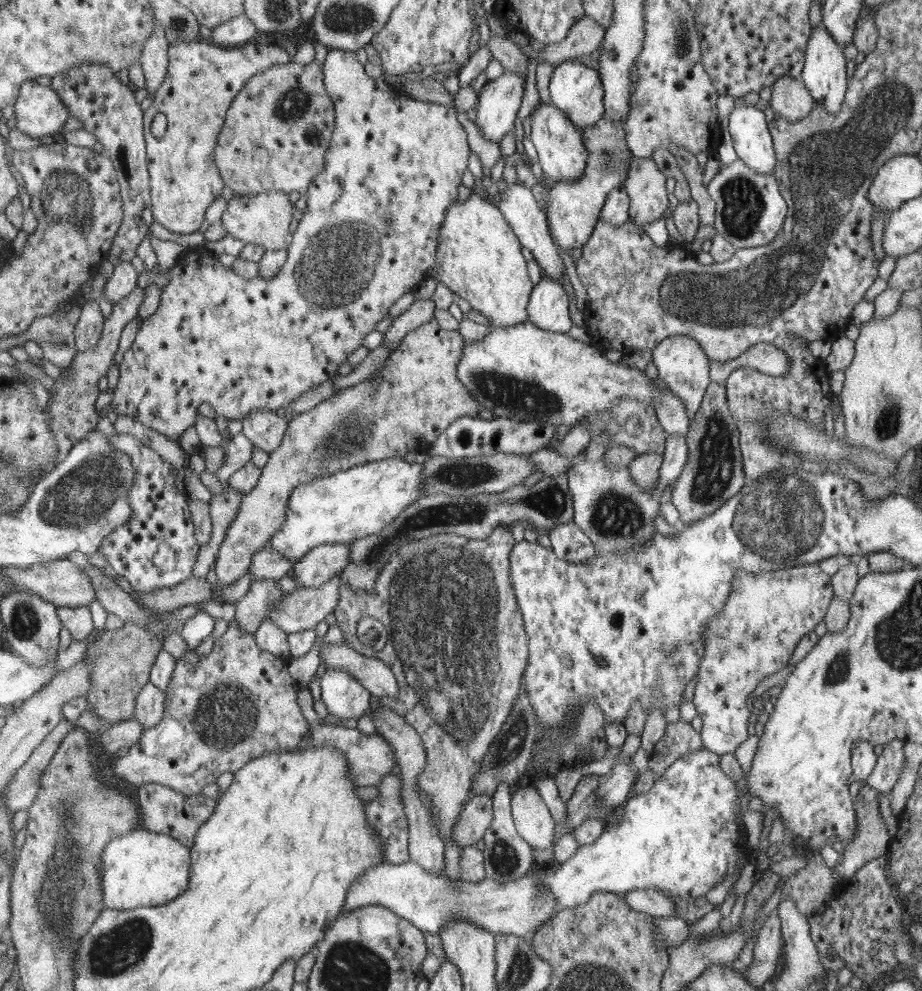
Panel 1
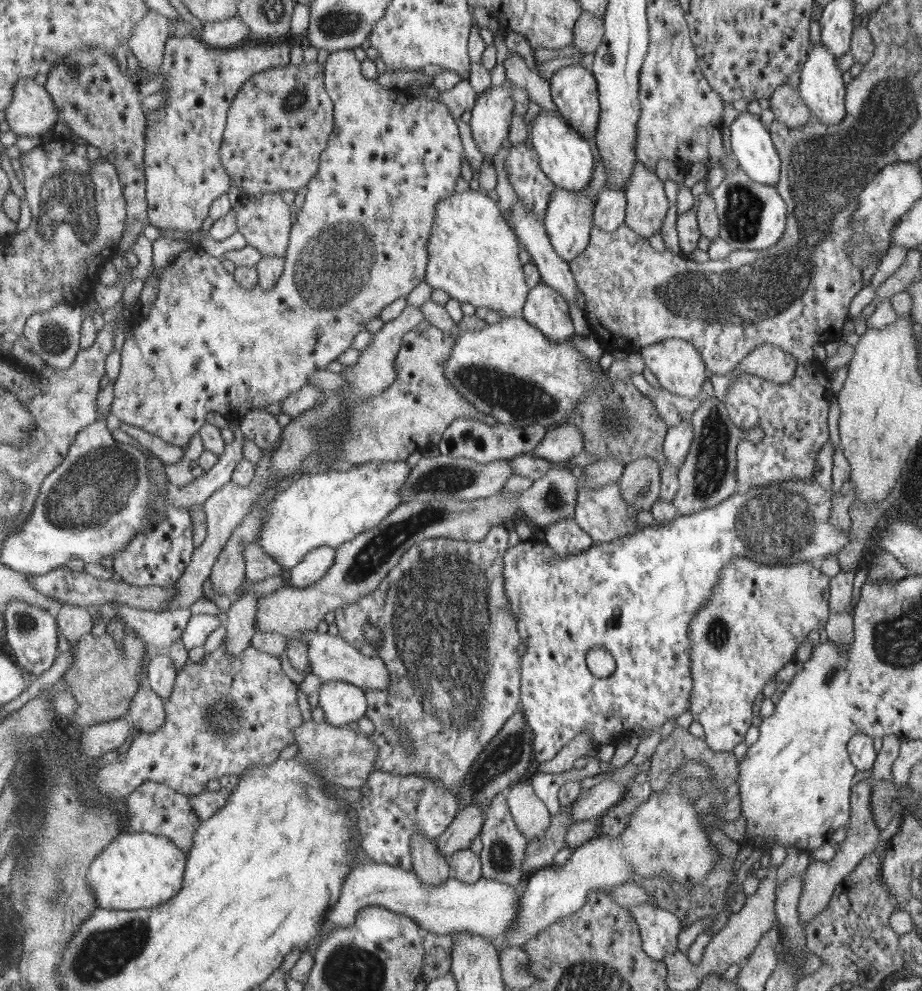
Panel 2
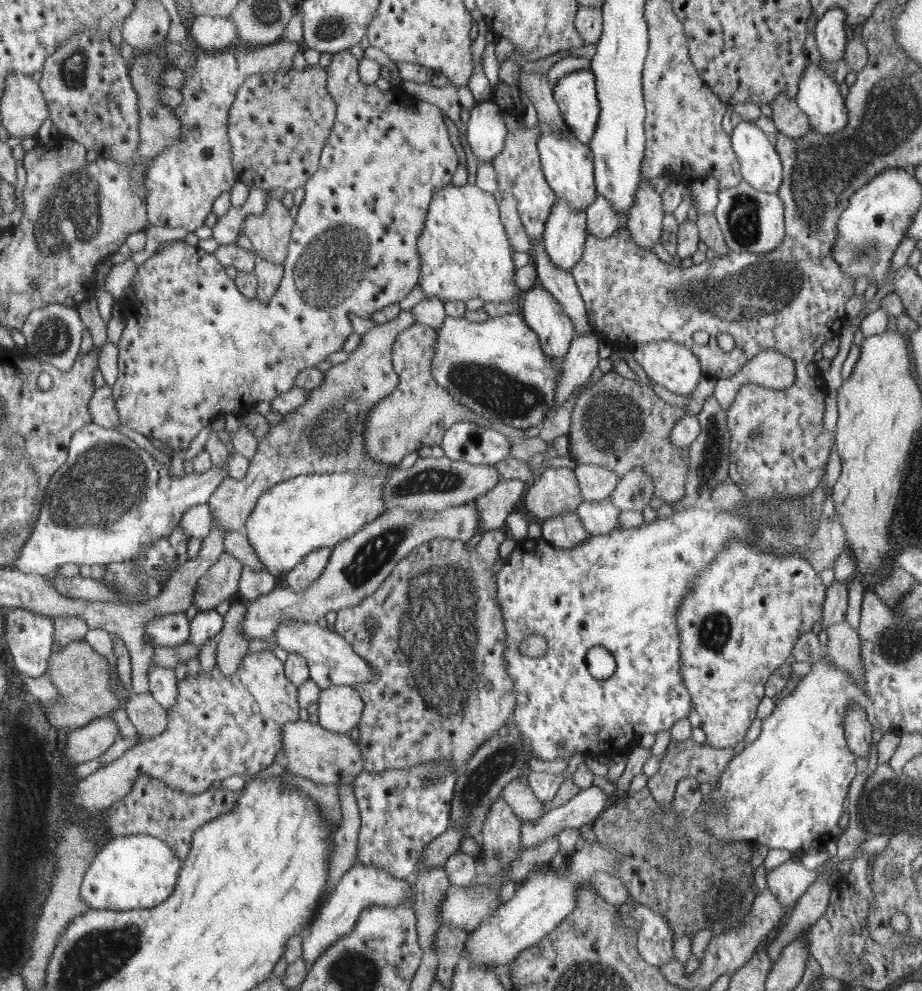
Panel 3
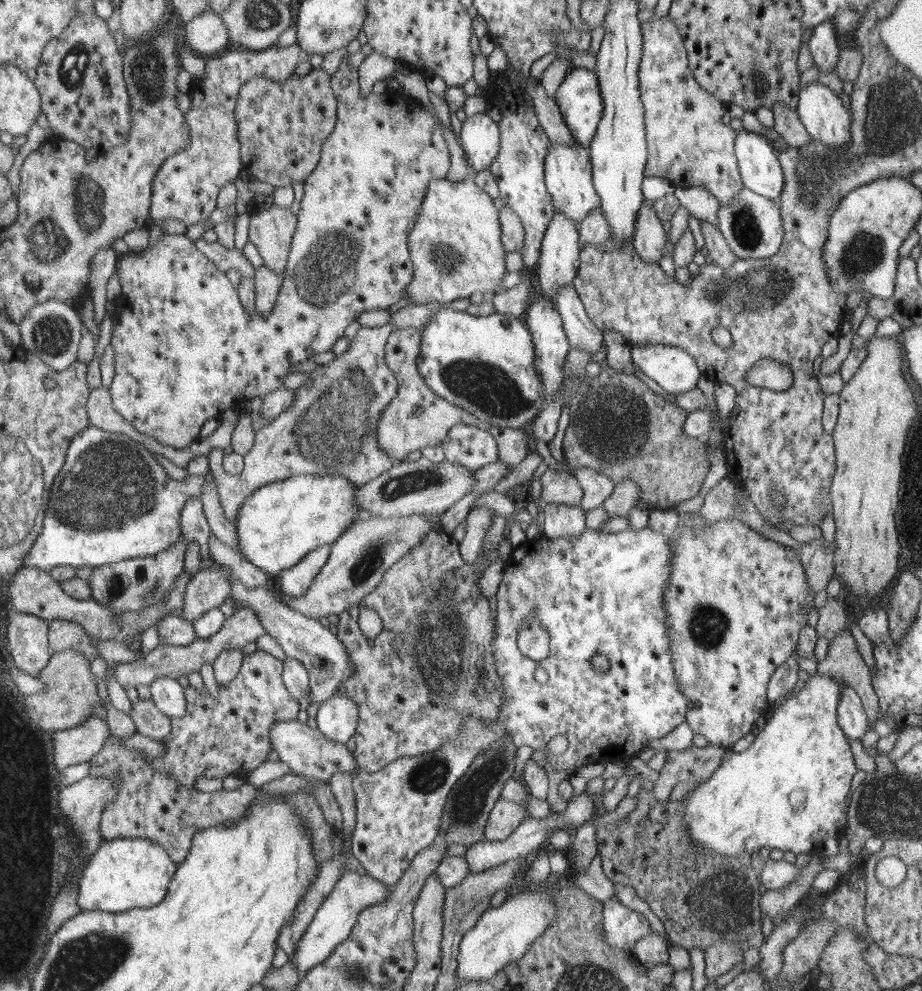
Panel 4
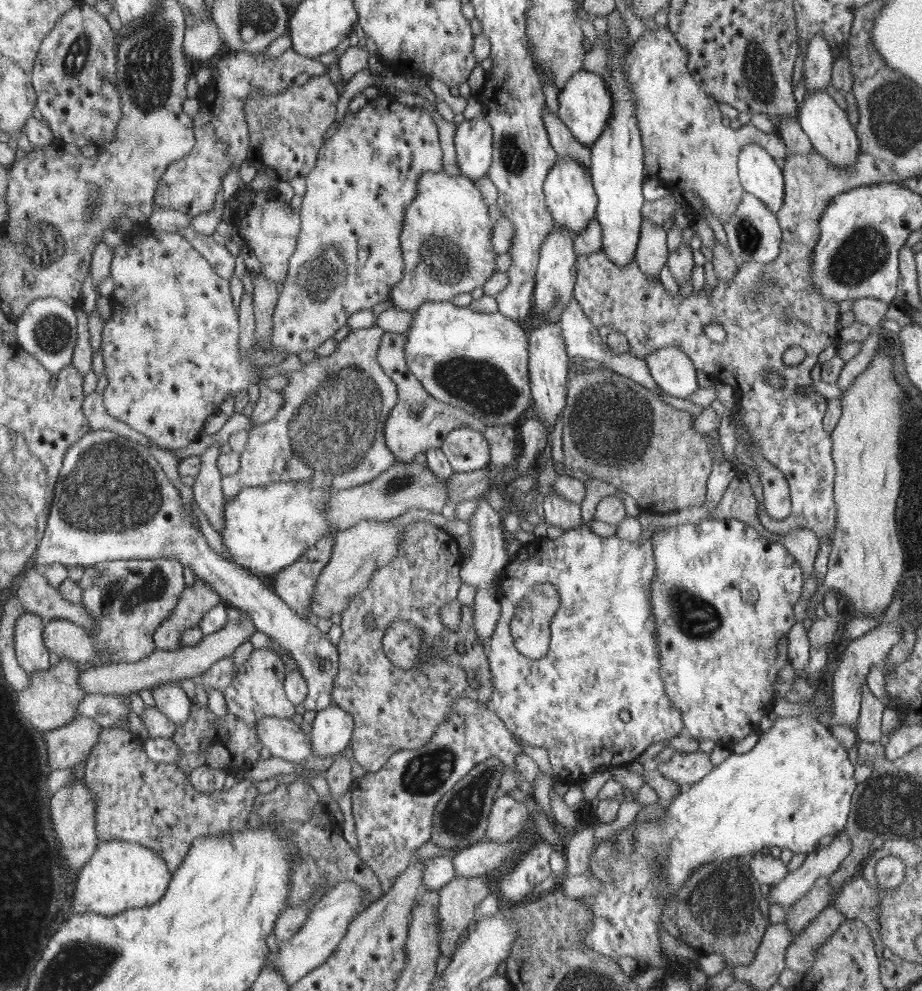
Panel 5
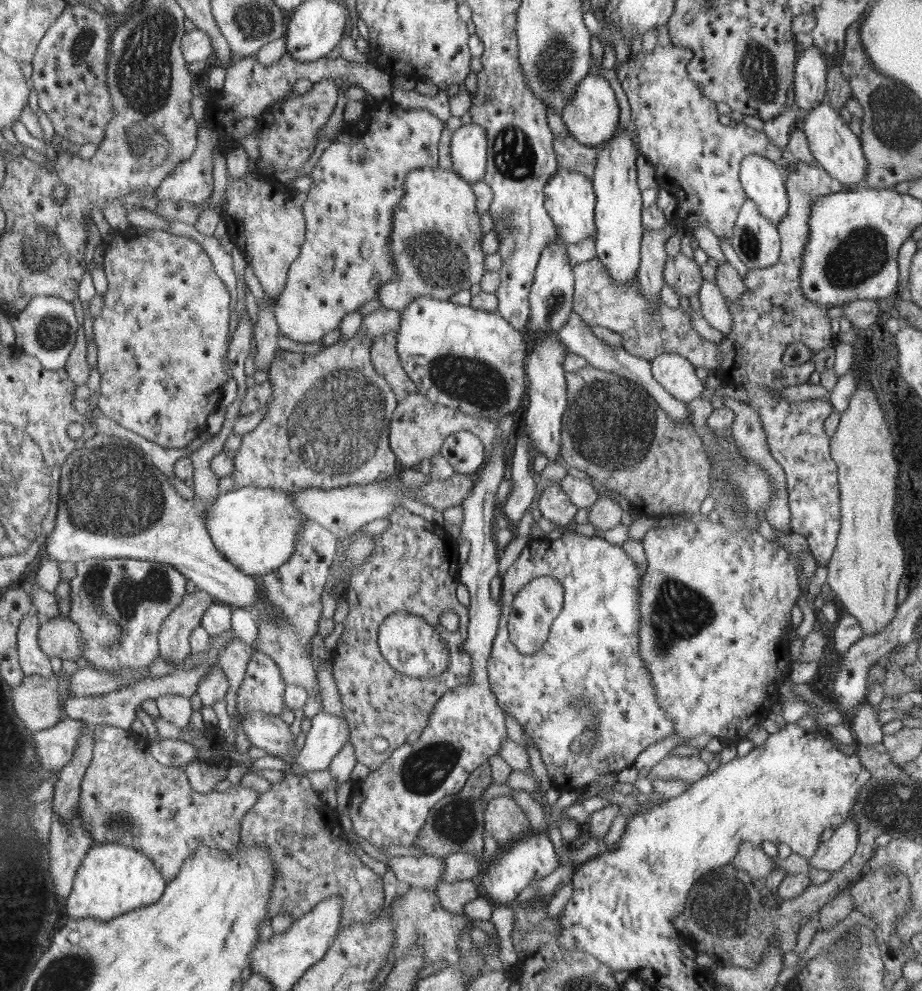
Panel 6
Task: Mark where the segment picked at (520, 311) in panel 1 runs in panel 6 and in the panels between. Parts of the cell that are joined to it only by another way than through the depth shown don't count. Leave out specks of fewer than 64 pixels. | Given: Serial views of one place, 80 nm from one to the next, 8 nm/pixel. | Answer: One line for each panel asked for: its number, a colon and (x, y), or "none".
2: (473, 254)
3: (465, 252)
4: (457, 244)
5: (447, 236)
6: (438, 236)

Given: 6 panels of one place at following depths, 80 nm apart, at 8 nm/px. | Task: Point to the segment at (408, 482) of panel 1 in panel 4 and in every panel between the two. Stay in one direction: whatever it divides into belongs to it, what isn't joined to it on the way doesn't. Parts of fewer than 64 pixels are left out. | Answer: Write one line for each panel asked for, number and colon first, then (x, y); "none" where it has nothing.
2: (325, 508)
3: (293, 518)
4: (281, 523)

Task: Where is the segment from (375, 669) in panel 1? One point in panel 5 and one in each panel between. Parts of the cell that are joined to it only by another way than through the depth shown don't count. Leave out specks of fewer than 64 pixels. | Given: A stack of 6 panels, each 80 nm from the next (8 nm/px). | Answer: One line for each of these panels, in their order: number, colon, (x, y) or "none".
2: (332, 658)
3: (332, 660)
4: (324, 655)
5: (113, 501)

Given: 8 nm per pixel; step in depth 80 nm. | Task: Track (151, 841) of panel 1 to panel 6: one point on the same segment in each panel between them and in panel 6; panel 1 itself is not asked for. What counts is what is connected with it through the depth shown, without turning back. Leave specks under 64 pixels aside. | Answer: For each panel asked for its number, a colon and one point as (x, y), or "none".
2: (137, 871)
3: (140, 871)
4: (124, 874)
5: (122, 875)
6: (113, 879)

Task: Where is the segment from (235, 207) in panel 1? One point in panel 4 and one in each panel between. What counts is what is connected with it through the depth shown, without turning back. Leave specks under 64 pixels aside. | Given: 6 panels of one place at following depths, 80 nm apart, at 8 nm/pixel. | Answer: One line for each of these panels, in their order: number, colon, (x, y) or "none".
2: (265, 220)
3: (270, 233)
4: (272, 231)

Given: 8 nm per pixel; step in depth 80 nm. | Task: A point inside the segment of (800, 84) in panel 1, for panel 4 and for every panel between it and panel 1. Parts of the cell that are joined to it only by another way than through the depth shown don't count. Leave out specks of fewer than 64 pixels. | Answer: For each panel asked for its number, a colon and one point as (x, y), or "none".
2: (786, 103)
3: (788, 118)
4: (787, 122)

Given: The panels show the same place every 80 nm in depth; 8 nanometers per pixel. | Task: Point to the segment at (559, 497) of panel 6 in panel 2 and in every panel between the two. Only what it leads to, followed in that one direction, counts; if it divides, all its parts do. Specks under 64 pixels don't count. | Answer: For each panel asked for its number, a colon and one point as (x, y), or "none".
2: (565, 537)
3: (565, 530)
4: (560, 520)
5: (558, 511)

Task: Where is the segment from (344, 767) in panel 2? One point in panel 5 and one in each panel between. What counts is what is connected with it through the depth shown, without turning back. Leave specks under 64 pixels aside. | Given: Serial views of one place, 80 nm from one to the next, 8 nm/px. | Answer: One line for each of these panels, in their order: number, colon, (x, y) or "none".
3: (322, 756)
4: (304, 749)
5: (284, 738)

